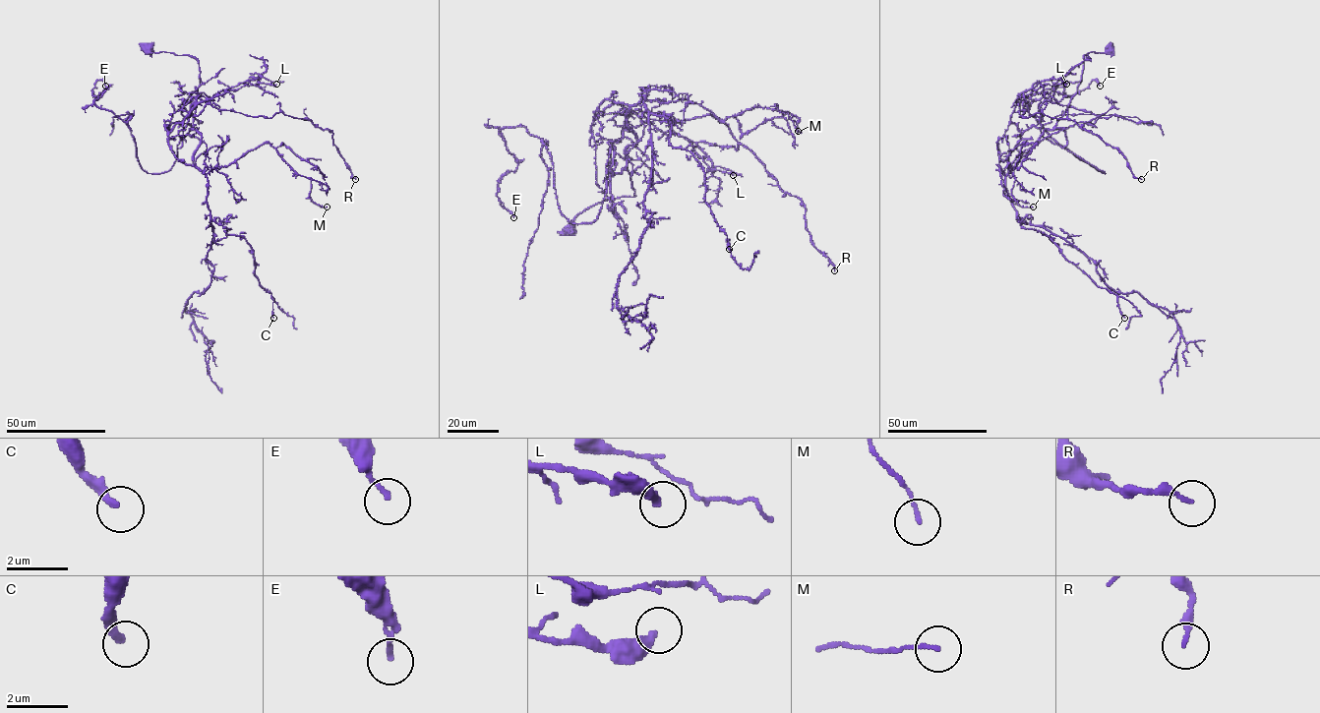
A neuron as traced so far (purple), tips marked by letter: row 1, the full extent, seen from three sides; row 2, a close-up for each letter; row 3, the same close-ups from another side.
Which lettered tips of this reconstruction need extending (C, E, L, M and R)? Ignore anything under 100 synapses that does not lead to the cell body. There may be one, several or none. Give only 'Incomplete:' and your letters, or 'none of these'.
Incomplete: none of these

